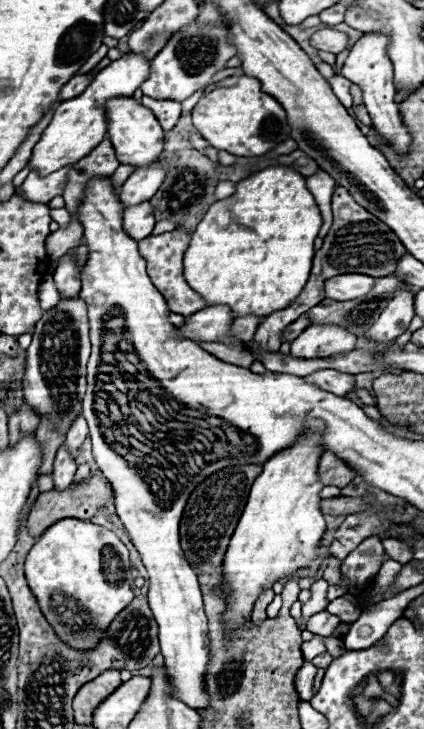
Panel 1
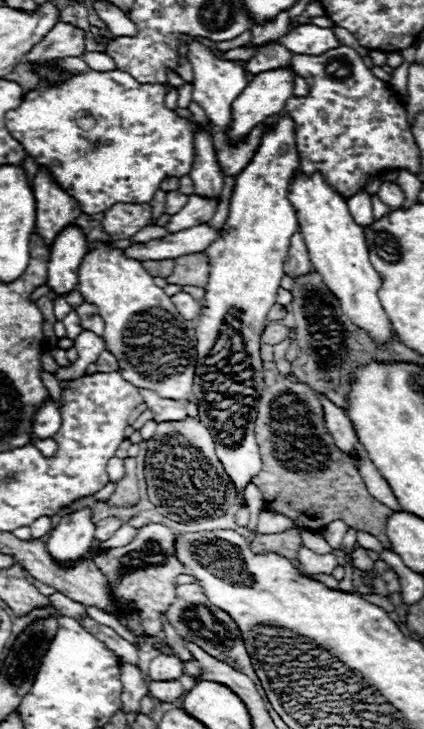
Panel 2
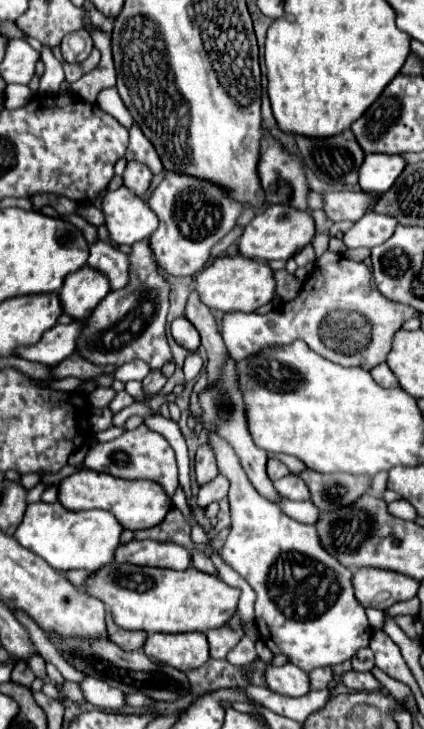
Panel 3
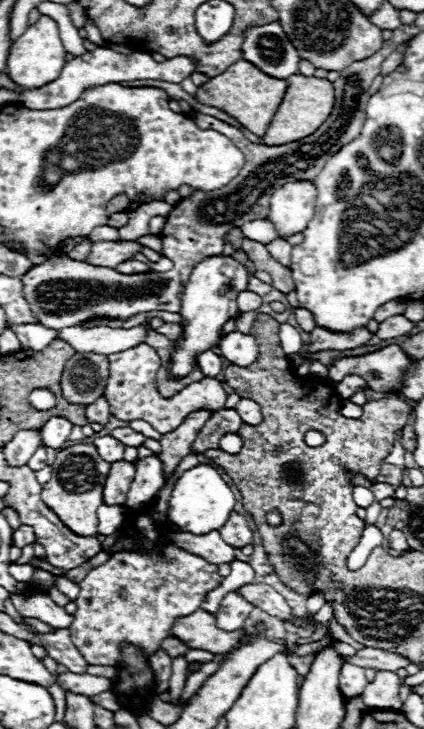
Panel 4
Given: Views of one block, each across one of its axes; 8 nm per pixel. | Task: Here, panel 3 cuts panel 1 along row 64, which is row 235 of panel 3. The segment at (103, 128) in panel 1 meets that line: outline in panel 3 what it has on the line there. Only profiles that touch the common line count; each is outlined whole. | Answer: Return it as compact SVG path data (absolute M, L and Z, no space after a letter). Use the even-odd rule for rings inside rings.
M124 186L104 194L102 212L114 244L132 246L134 242L146 240L158 228L156 214L150 206Z

